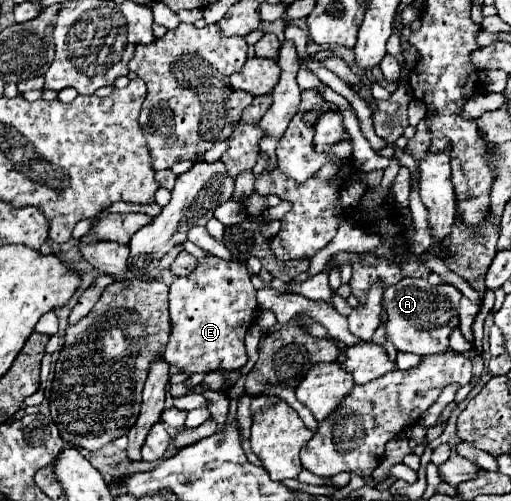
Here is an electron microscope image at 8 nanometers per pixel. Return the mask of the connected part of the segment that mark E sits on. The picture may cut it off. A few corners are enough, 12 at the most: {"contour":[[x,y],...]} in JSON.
{"contour":[[216,256],[170,286],[164,360],[238,370],[256,288]]}

